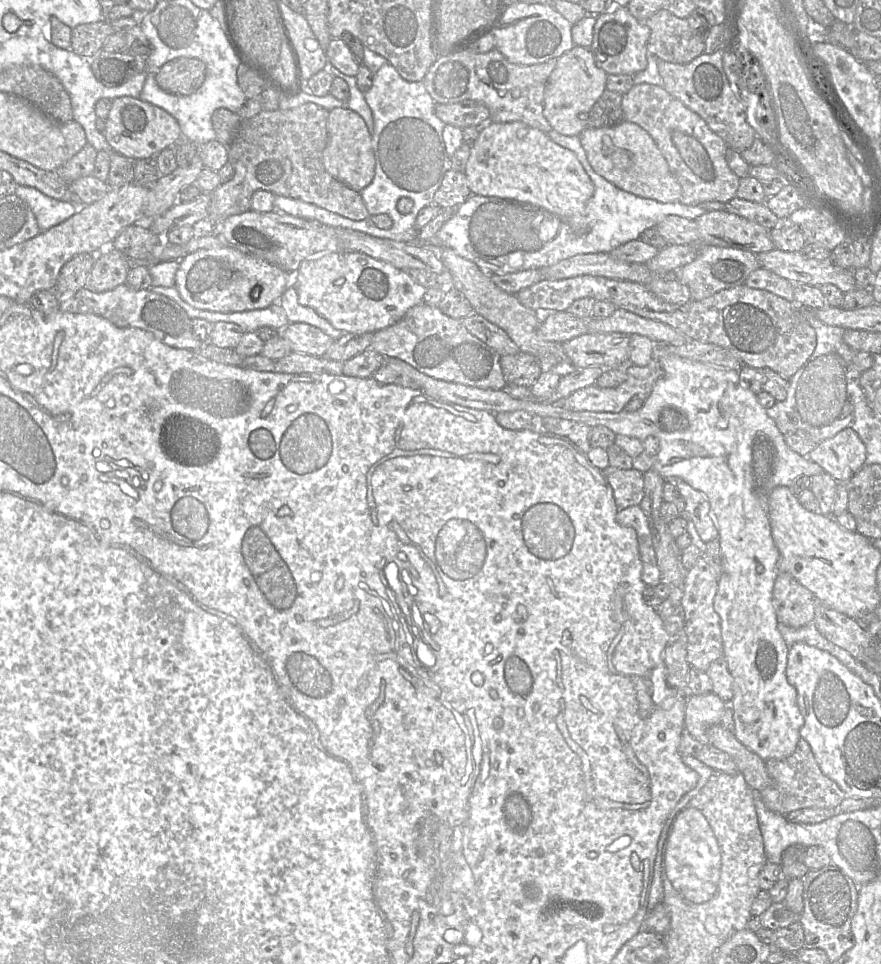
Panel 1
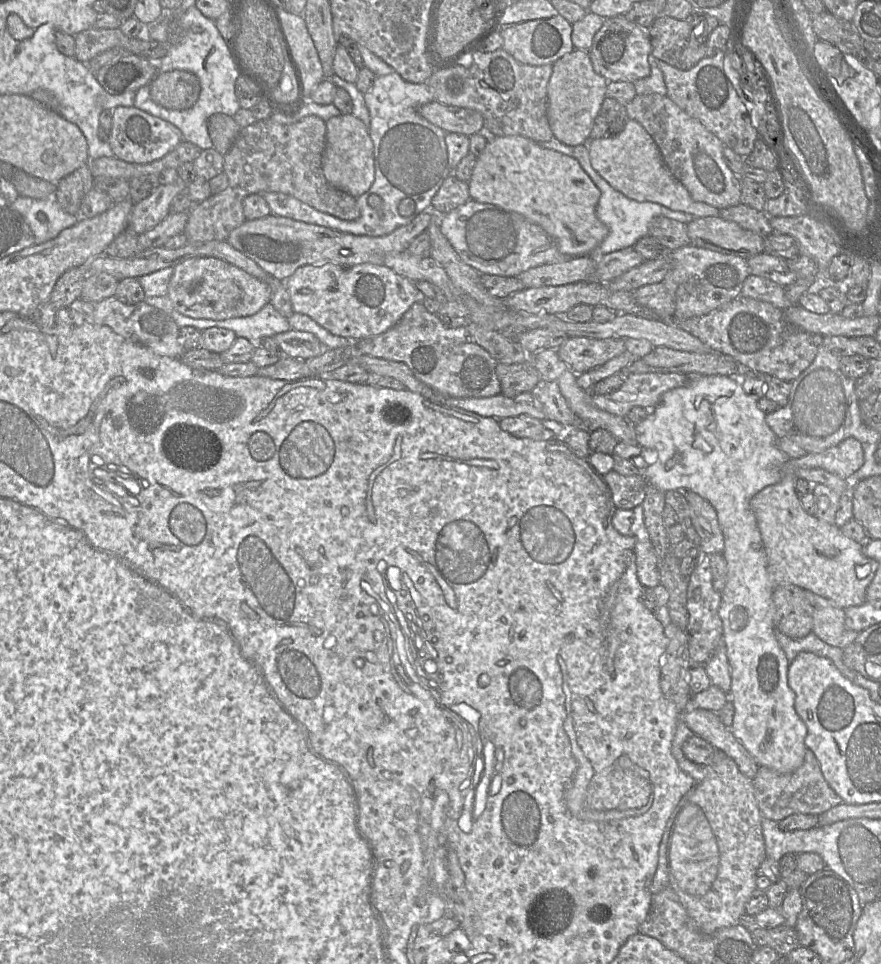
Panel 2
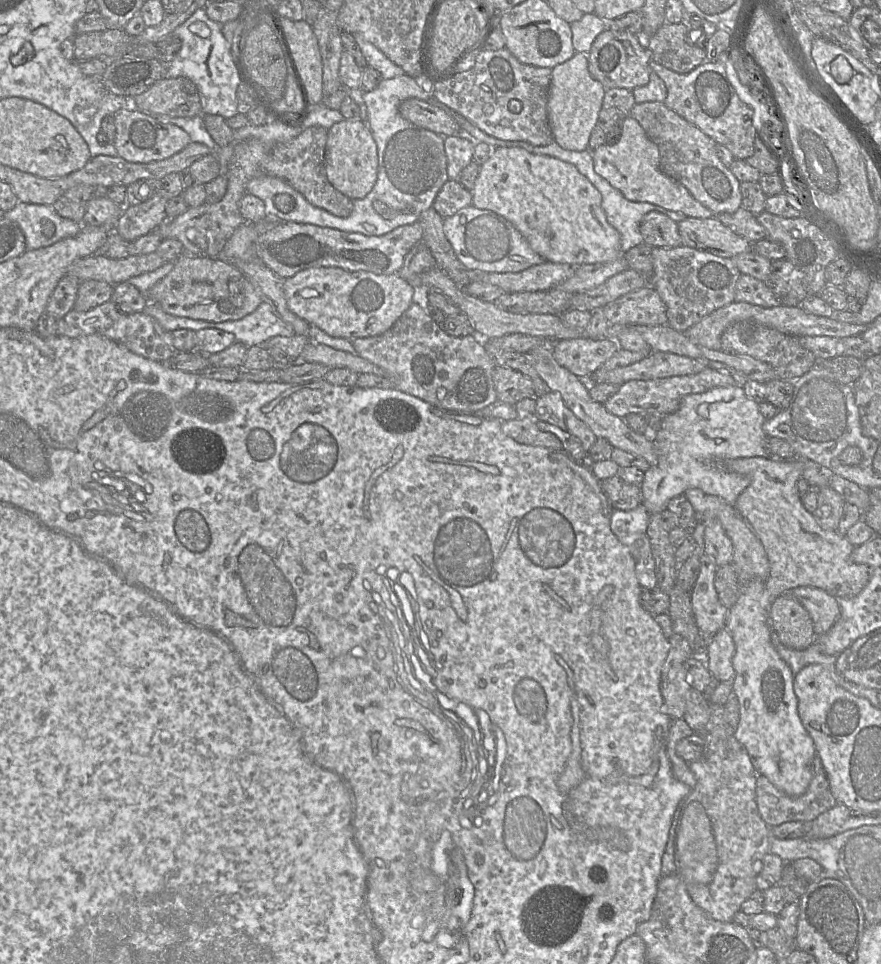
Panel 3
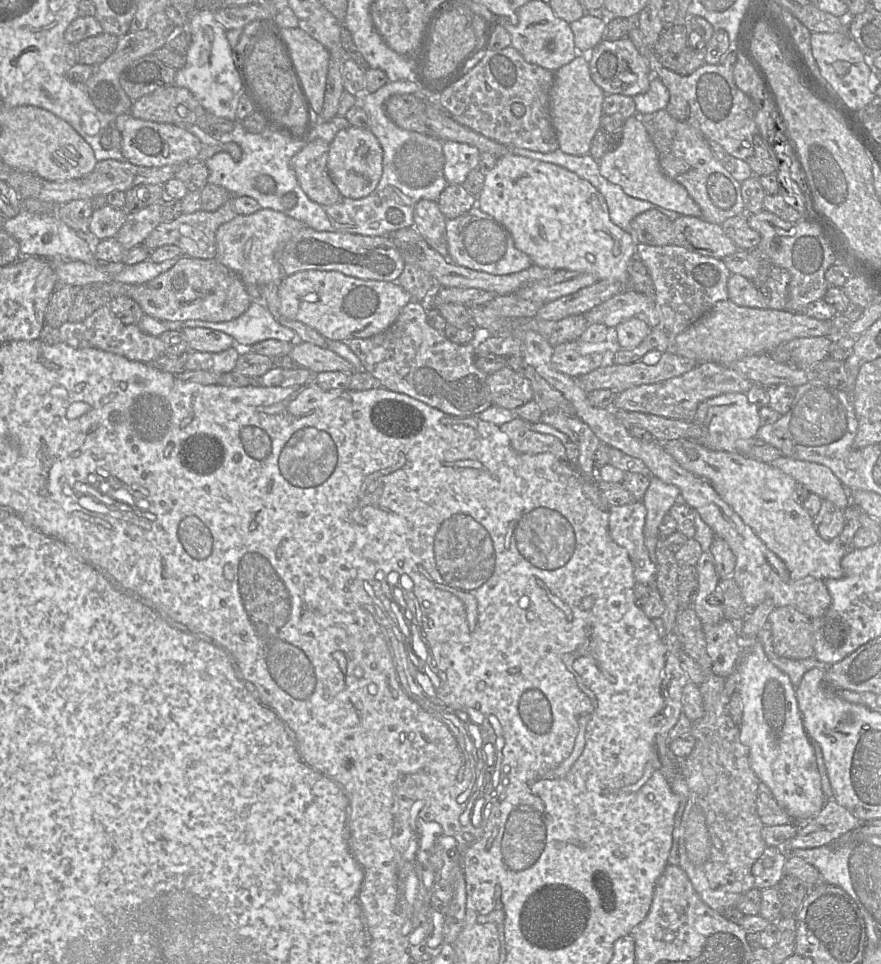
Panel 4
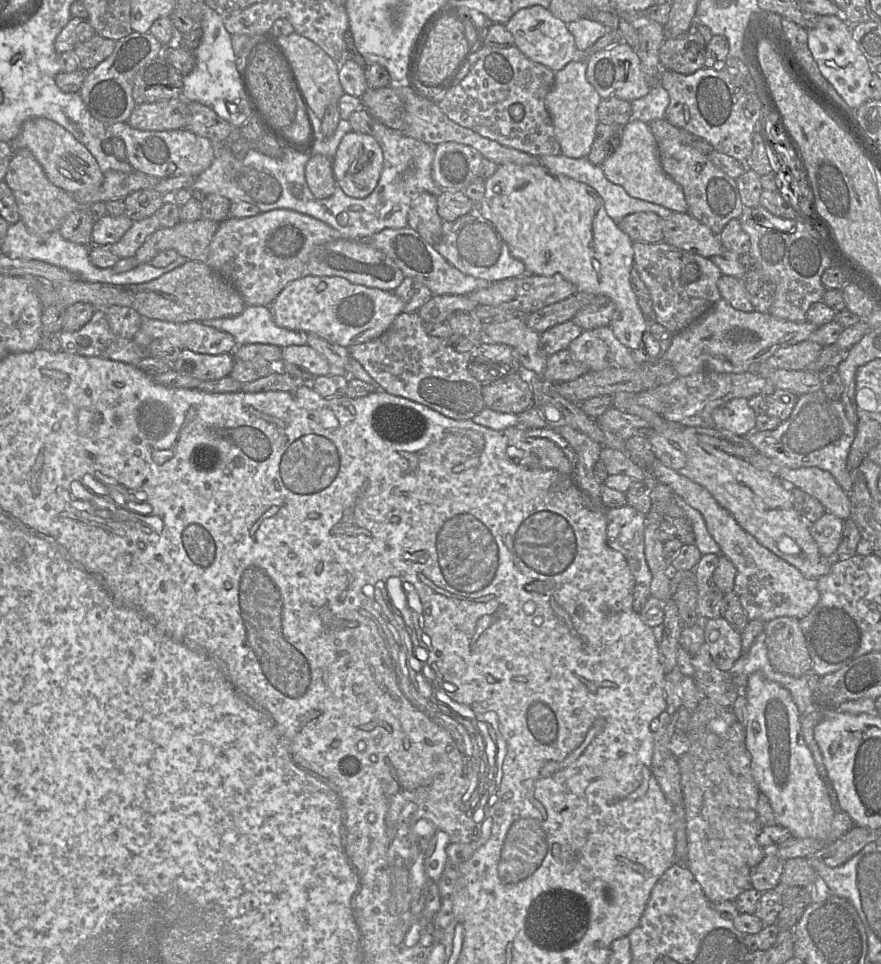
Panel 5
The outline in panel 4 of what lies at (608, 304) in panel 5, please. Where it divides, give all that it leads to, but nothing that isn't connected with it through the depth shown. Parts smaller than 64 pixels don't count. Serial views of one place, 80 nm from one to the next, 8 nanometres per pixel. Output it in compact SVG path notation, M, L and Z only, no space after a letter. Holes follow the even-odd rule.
M633 289L617 294L583 314L588 324L604 324L615 328L631 318L644 321L650 328L661 326L660 314L654 296Z

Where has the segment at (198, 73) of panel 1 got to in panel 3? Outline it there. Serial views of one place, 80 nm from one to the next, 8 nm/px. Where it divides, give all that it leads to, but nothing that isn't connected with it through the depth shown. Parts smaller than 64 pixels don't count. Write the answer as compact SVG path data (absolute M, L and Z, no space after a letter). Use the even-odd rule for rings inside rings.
M186 77L163 78L134 98L137 109L149 115L194 117L203 114L198 89Z

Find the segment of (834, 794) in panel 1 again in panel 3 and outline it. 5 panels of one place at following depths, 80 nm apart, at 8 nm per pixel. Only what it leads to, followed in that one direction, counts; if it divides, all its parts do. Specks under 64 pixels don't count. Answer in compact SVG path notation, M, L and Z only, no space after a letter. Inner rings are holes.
M818 754L813 761L812 780L804 794L797 797L789 796L776 787L766 776L758 774L756 803L762 819L769 827L775 827L789 821L812 822L820 814L838 804L830 790L830 784Z

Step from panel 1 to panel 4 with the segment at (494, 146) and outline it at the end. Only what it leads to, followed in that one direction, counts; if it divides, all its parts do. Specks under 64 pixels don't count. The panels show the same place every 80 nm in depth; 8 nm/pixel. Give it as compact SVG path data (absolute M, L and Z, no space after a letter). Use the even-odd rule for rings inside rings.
M508 154L499 158L495 167L485 175L483 189L476 200L482 212L492 216L511 233L516 248L527 254L534 265L586 272L597 281L613 279L629 288L628 265L637 243L610 220L603 195L575 173L552 163Z

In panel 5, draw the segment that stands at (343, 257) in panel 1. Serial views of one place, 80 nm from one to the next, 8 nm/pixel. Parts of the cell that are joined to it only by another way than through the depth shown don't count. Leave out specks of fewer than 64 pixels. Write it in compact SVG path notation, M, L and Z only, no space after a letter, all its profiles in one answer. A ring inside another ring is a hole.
M306 275L290 282L269 307L279 327L314 333L348 348L379 337L403 311L403 306L394 291L355 284L340 276Z

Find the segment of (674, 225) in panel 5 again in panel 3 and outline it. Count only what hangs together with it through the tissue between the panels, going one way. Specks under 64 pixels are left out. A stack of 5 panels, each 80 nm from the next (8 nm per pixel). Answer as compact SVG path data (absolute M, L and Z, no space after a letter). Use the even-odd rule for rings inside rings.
M686 217L678 223L682 245L732 258L753 249L753 244L725 226L717 217Z

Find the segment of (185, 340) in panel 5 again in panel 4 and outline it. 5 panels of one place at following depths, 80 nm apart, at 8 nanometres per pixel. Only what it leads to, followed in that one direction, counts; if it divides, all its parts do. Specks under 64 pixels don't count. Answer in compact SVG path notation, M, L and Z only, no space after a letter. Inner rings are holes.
M185 328L182 330L189 351L196 352L222 352L235 345L235 340L230 335L208 328Z

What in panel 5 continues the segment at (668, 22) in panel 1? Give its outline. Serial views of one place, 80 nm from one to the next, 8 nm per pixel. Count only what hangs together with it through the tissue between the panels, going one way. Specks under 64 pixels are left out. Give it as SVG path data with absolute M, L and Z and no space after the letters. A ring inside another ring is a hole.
M687 34L666 38L659 50L659 59L664 69L683 75L691 75L704 67L705 56L696 51Z

